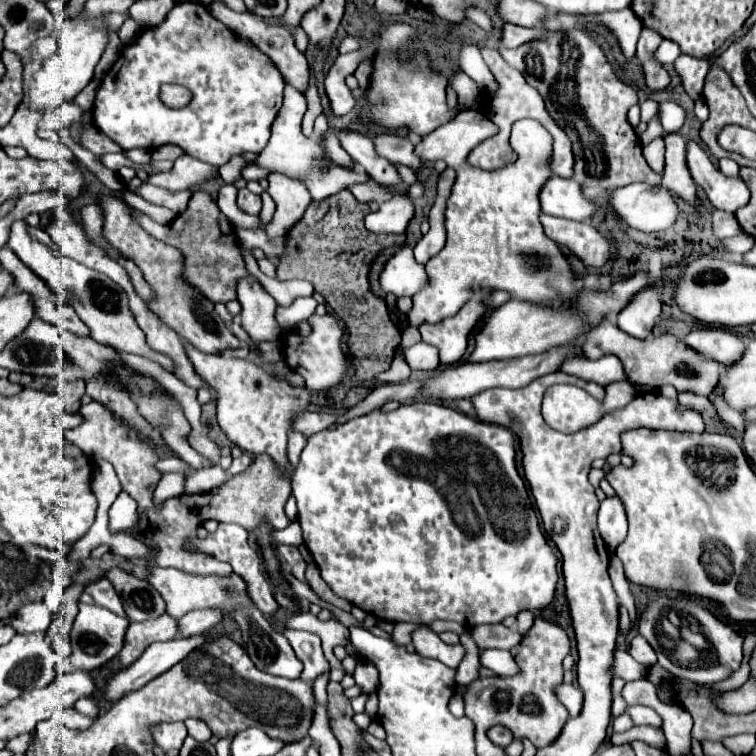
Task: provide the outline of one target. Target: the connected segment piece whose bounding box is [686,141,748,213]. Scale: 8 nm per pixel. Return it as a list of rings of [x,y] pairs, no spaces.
[[[686,141],[686,165],[714,207],[734,213],[748,203],[746,183],[740,177],[726,177],[714,169],[708,153],[696,141]]]

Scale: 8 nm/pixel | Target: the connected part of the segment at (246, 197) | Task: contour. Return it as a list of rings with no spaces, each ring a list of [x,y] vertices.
[[[240,189],[238,191],[238,207],[246,213],[252,213],[252,215],[258,215],[260,209],[262,209],[262,201],[260,201],[260,195],[254,195],[252,191],[248,189]]]

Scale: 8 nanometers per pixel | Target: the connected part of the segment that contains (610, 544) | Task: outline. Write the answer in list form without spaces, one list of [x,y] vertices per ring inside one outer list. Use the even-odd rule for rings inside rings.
[[[606,497],[600,503],[600,511],[598,511],[598,529],[600,535],[610,551],[614,553],[614,547],[618,543],[622,543],[622,539],[626,537],[626,509],[622,505],[620,497]]]

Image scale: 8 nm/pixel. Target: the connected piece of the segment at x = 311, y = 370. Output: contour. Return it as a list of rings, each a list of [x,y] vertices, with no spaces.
[[[312,315],[310,319],[310,325],[312,325],[312,333],[308,337],[302,337],[298,335],[296,331],[288,331],[286,333],[286,347],[284,347],[284,357],[286,357],[286,363],[296,371],[300,373],[304,379],[306,379],[306,387],[310,391],[328,391],[332,387],[336,387],[342,377],[346,375],[348,371],[348,365],[346,365],[346,359],[344,359],[344,353],[340,349],[340,337],[342,337],[342,327],[338,323],[336,317],[332,315]]]

